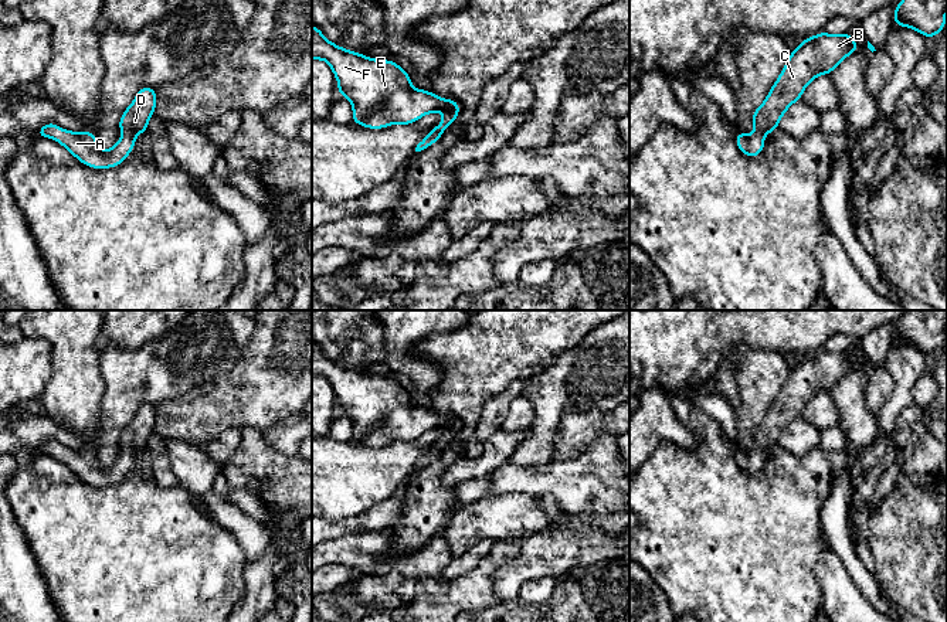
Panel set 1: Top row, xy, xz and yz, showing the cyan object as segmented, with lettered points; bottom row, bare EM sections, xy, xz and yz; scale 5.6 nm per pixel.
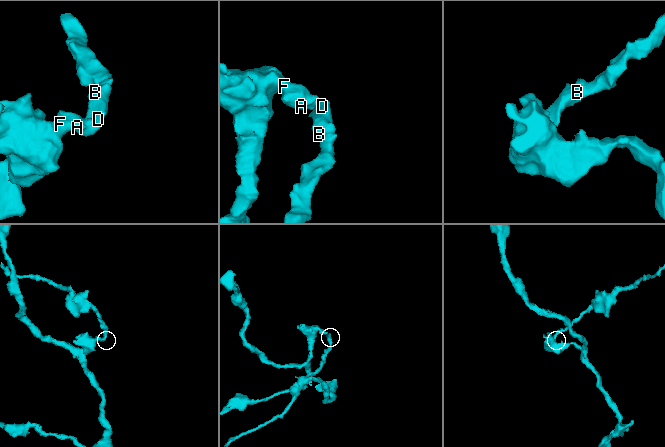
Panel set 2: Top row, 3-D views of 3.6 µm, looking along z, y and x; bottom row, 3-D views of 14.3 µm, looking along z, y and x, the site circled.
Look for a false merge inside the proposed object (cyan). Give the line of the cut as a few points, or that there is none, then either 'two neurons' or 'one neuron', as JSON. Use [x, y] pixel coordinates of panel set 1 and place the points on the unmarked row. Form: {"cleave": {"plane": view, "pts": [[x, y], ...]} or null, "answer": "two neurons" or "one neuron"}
{"cleave": null, "answer": "one neuron"}

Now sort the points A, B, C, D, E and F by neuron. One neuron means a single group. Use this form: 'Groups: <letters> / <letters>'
Groups: A B C D E F

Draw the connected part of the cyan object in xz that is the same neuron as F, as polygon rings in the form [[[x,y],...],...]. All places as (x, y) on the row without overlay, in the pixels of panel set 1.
[[[315,343],[312,377],[325,377],[330,383],[339,400],[339,412],[346,414],[353,422],[352,438],[364,445],[408,442],[424,432],[442,428],[444,436],[417,462],[415,469],[434,462],[447,443],[456,439],[461,426],[458,419],[442,417],[430,408],[414,407],[411,394],[398,381],[347,368],[327,358]]]

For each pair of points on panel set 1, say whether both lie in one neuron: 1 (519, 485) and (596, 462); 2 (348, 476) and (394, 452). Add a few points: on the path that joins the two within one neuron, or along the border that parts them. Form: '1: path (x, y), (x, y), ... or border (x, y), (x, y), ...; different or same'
1: path (538, 481), (577, 479); same
2: path (359, 476), (373, 473), (383, 464); same

